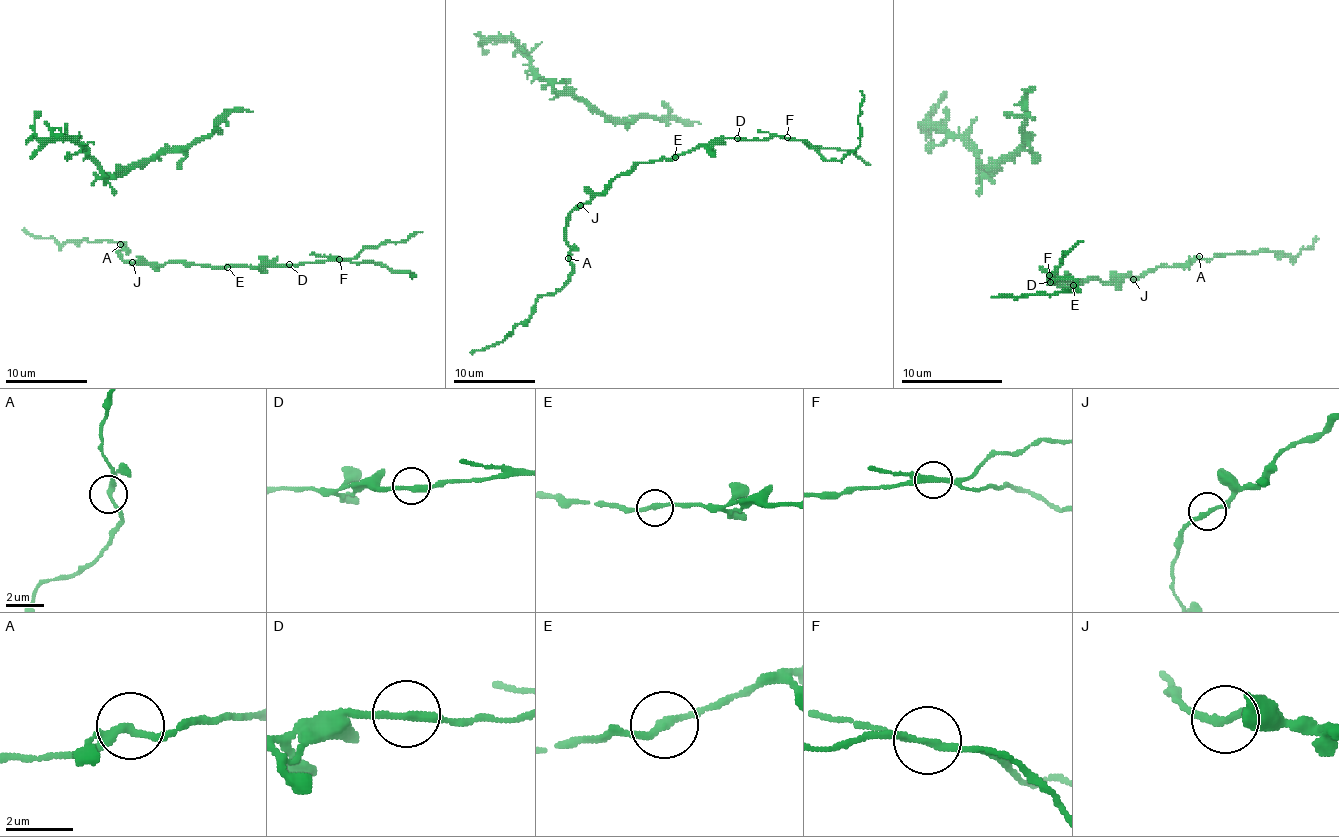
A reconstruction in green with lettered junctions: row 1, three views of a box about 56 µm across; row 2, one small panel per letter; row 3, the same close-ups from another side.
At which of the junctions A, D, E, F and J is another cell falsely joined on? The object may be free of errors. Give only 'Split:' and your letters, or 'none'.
Split: F

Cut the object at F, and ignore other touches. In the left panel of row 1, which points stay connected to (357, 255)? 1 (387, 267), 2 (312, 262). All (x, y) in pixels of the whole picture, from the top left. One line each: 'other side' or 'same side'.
1: other side
2: same side

